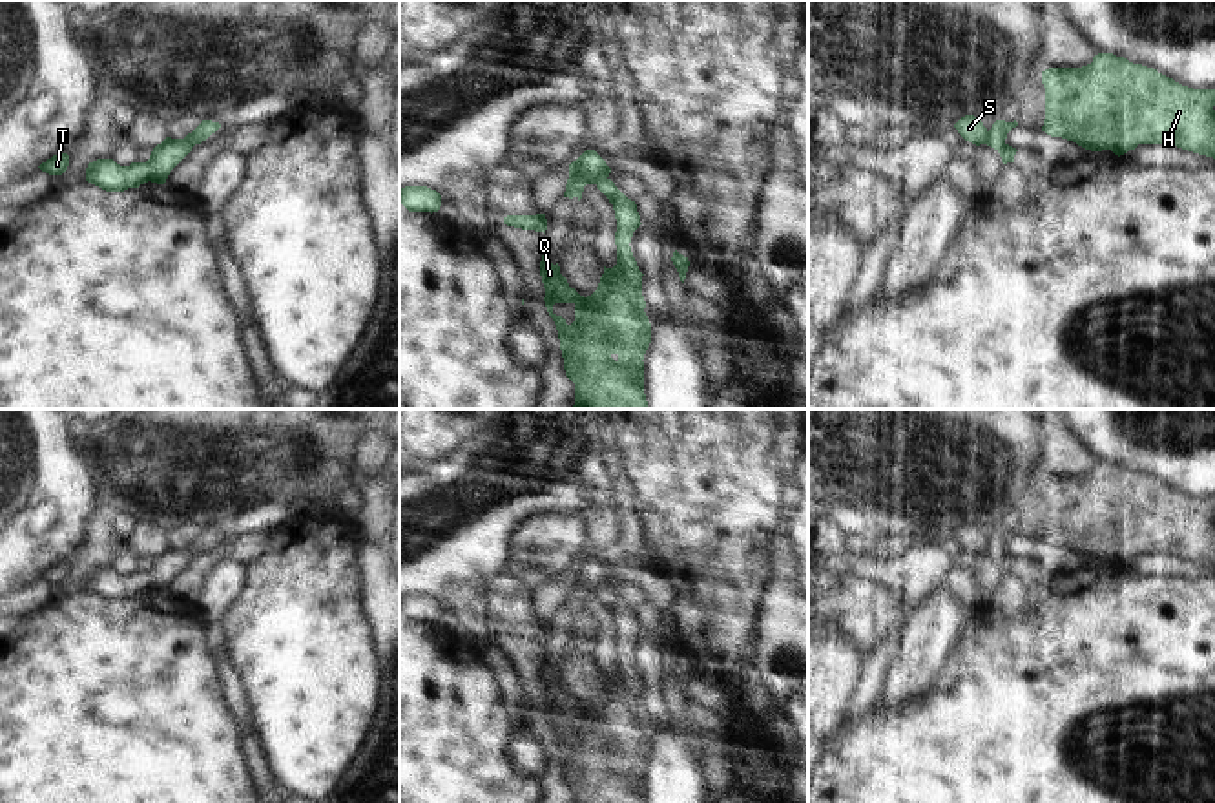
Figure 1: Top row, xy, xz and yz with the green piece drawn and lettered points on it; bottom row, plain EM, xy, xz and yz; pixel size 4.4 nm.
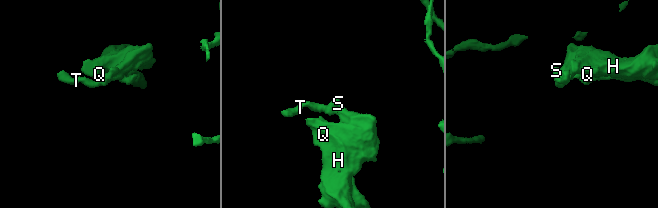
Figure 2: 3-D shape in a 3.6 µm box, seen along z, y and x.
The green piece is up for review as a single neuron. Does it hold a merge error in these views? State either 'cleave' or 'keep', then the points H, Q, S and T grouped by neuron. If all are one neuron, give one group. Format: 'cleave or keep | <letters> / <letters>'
cleave | H Q / S T

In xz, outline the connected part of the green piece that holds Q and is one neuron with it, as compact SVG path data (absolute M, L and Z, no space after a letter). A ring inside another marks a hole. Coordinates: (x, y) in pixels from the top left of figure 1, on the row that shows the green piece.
M544 256L540 276L545 288L544 301L558 330L564 370L575 383L573 409L648 409L644 391L631 381L629 360L644 360L651 343L651 323L644 310L635 308L635 301L622 279L618 256L613 268L604 266L597 290L587 297L569 287L560 274L558 263L547 263ZM555 303L575 305L575 321L571 325L553 312Z

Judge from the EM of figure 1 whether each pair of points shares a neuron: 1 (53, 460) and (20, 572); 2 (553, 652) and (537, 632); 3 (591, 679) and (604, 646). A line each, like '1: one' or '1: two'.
1: one
2: two
3: two

